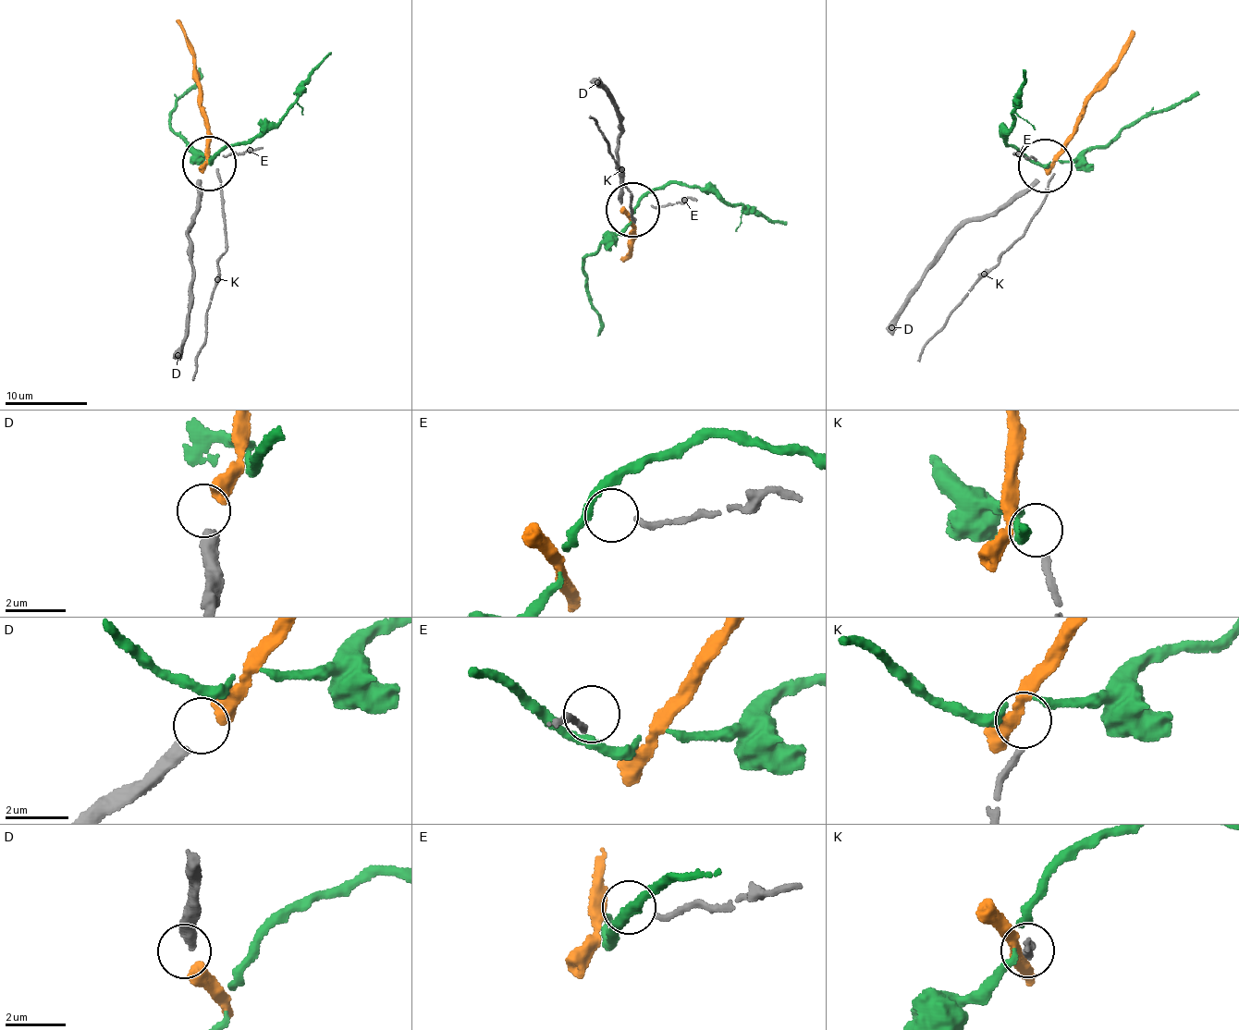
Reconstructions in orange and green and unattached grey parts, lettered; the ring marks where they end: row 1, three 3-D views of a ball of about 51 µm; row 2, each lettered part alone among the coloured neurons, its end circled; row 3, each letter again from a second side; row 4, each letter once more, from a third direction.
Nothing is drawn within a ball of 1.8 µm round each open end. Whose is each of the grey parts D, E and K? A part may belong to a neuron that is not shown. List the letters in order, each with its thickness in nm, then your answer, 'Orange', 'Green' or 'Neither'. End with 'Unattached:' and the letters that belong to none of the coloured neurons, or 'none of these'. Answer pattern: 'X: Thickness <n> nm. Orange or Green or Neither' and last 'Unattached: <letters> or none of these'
D: Thickness 460 nm. Orange
E: Thickness 190 nm. Neither
K: Thickness 200 nm. Neither
Unattached: E, K

